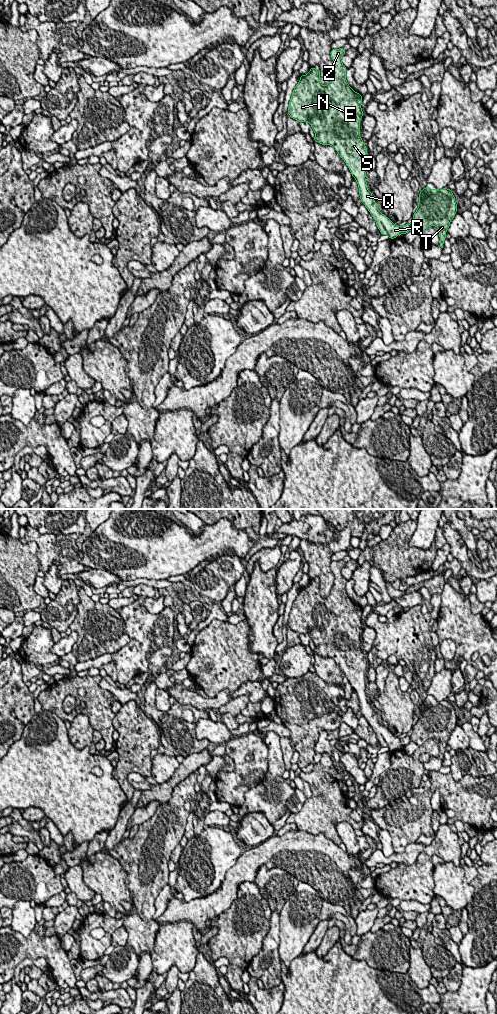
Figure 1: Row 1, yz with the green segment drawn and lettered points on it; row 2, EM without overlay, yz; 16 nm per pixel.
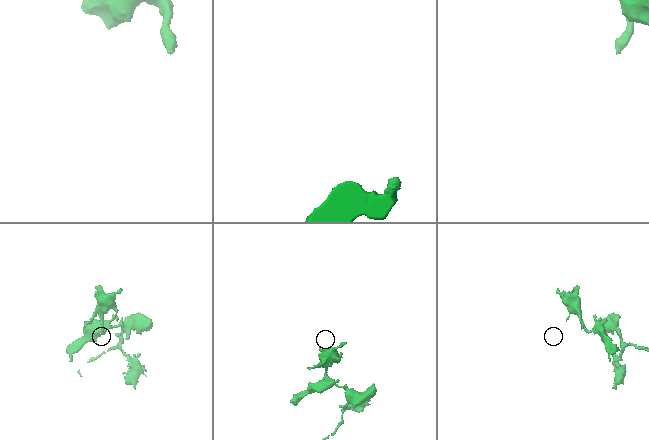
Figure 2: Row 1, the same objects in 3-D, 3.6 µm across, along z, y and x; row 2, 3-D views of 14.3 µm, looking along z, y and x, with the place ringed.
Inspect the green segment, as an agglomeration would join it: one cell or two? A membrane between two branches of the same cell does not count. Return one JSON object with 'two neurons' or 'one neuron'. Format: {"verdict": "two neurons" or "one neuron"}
{"verdict": "two neurons"}

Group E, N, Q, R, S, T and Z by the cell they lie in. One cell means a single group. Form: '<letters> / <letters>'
E N Q R S Z / T

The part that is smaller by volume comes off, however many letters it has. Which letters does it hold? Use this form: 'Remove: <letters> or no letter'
Remove: T

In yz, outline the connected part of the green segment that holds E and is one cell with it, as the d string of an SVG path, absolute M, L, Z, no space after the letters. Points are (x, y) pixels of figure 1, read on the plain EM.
M342 559L332 561L331 568L334 575L334 584L330 595L323 598L320 595L320 582L310 579L306 587L301 587L300 592L292 604L289 614L288 626L292 631L299 634L309 634L316 648L314 653L322 657L333 658L340 669L345 673L353 690L356 691L359 700L359 707L362 716L368 721L376 734L382 747L388 747L390 752L398 747L405 747L410 743L410 736L398 738L391 731L380 725L378 715L374 713L372 704L367 701L365 692L365 674L367 659L360 648L360 632L364 624L362 623L362 607L356 605L346 592L347 580L342 576L341 570L346 562Z

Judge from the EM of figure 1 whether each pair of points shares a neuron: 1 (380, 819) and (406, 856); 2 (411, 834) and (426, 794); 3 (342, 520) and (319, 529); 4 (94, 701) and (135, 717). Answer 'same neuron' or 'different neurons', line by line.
1: different neurons
2: same neuron
3: different neurons
4: different neurons

